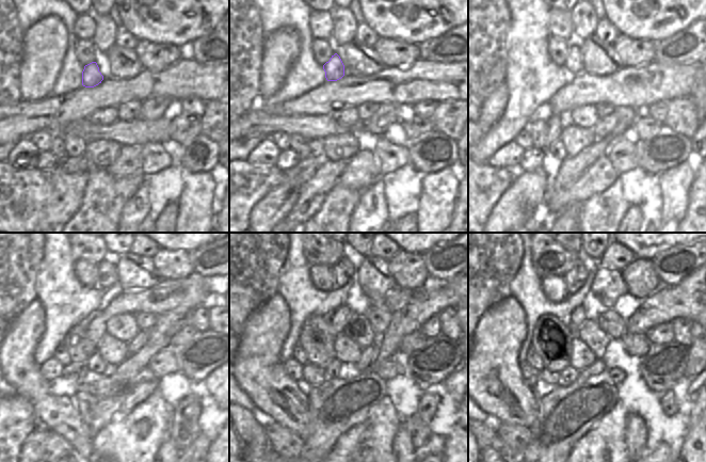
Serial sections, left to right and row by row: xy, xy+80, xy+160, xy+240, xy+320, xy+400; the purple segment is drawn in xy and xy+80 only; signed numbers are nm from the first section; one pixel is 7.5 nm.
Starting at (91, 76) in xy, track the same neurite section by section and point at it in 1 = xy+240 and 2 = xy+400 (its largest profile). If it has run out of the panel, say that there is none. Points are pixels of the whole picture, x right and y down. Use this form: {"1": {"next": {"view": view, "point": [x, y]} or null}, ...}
{"1": {"next": {"view": "xy+240", "point": [107, 275]}}, "2": {"next": {"view": "xy+400", "point": [576, 276]}}}

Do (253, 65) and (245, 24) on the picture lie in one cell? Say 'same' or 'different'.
same

